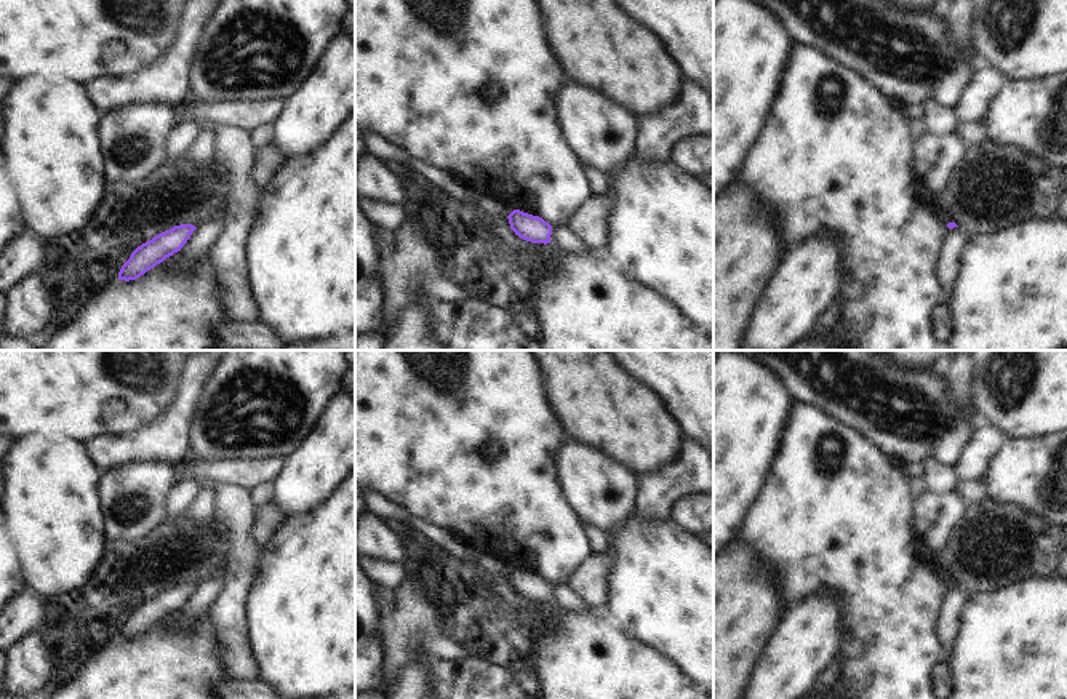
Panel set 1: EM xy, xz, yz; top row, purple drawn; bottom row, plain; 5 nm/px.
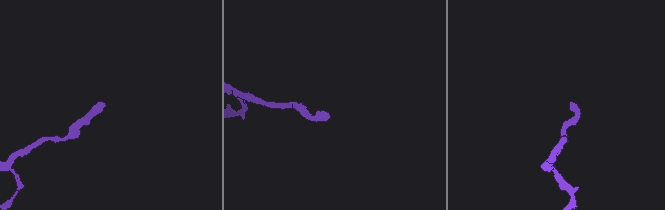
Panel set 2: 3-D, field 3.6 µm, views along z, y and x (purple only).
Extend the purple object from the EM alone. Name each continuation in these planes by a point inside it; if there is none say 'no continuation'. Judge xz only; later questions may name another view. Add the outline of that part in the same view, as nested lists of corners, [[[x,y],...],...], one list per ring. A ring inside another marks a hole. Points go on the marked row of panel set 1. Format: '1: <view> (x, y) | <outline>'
no continuation

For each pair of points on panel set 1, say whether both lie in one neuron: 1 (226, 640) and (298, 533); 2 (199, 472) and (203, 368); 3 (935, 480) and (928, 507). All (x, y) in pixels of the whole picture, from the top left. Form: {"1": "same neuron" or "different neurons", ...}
{"1": "different neurons", "2": "different neurons", "3": "different neurons"}

